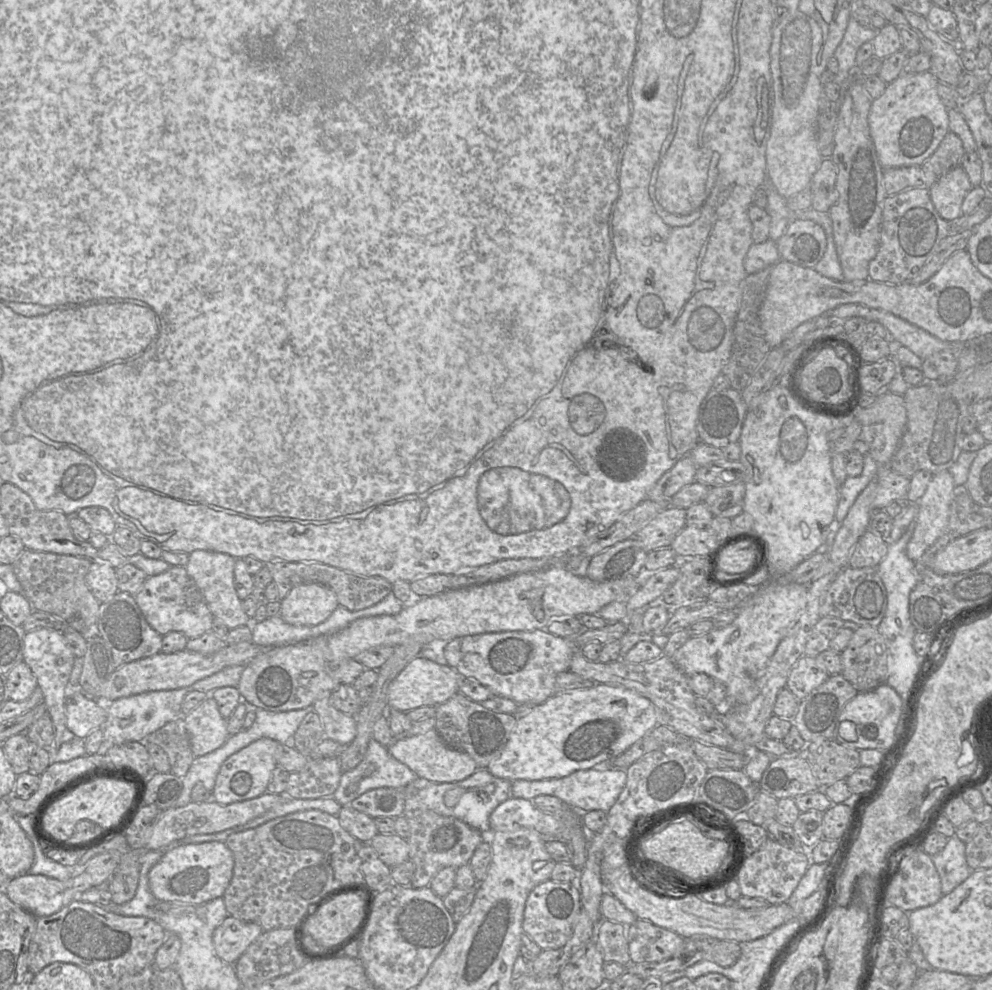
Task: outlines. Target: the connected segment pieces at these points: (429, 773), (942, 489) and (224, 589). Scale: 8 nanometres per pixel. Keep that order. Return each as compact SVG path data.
M436 730L404 739L395 739L387 750L391 756L407 765L418 777L436 783L461 781L471 776L478 769L478 765L469 754L448 746Z
M942 471L934 476L924 496L916 503L918 523L907 545L907 556L915 563L945 533L955 488L950 471Z
M195 550L189 553L185 569L202 593L215 621L226 625L230 630L251 624L251 619L243 610L242 600L238 597L234 584L236 558L215 551Z

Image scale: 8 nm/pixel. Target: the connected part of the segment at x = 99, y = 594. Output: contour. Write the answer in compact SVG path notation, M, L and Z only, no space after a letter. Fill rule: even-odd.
M99 560L92 561L86 583L101 604L110 600L119 591L115 568Z

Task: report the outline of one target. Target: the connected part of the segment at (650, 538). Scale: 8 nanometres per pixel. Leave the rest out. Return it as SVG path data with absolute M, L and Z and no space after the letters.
M668 507L630 538L637 539L647 552L651 552L670 547L685 527L686 509Z

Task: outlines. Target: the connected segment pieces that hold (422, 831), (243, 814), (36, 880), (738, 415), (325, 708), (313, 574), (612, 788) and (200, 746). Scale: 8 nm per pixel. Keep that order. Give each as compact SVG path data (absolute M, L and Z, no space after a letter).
M406 795L403 816L410 828L409 860L415 865L415 873L411 882L414 888L428 887L434 876L445 867L458 868L469 862L472 854L483 841L483 834L464 823L448 816L442 816L428 809L416 795Z
M265 792L264 794L249 800L220 804L209 800L205 802L189 802L182 807L170 807L165 810L149 833L145 844L146 850L167 849L172 845L180 845L181 841L189 836L198 834L213 834L224 830L244 825L252 819L264 814L276 804L281 803L283 796Z
M82 873L65 881L45 875L24 874L10 880L7 897L34 916L50 916L76 900L76 895L92 887L89 874Z
M712 389L699 407L696 429L700 443L724 448L738 442L746 413L740 391Z
M326 694L314 702L314 712L322 721L325 738L349 745L356 736L356 719L334 708L329 696Z
M274 561L267 564L279 589L279 600L292 588L306 582L317 582L330 588L340 606L349 610L361 610L373 606L392 592L392 583L381 576L361 576L321 562Z
M584 769L578 770L566 777L545 780L514 780L511 796L532 800L539 795L555 796L568 806L578 811L602 810L607 812L616 802L627 780L627 774L622 769Z
M211 696L185 715L183 720L194 757L218 749L230 737L227 719L222 717L215 699Z

